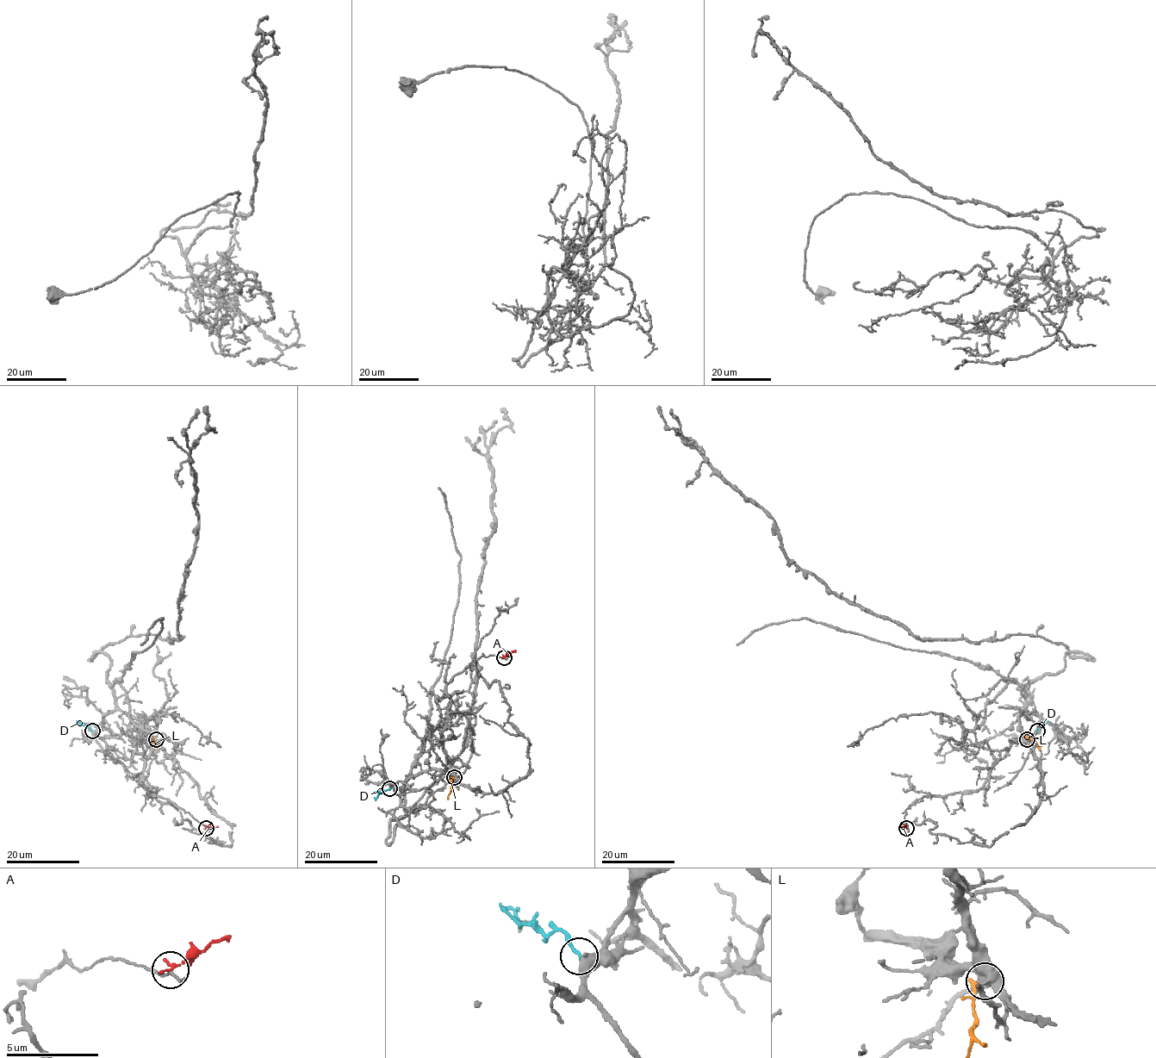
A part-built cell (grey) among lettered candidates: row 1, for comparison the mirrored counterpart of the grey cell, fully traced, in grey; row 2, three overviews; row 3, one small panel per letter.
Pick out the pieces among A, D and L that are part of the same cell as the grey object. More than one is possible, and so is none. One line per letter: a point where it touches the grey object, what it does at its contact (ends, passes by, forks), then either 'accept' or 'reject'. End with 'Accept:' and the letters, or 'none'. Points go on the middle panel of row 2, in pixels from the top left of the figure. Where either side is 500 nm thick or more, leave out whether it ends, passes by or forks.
A: meets grey at (504, 657); it ends there; reject
D: meets grey at (389, 788); it ends there; accept
L: meets grey at (454, 777); it ends there; reject
Accept: D

